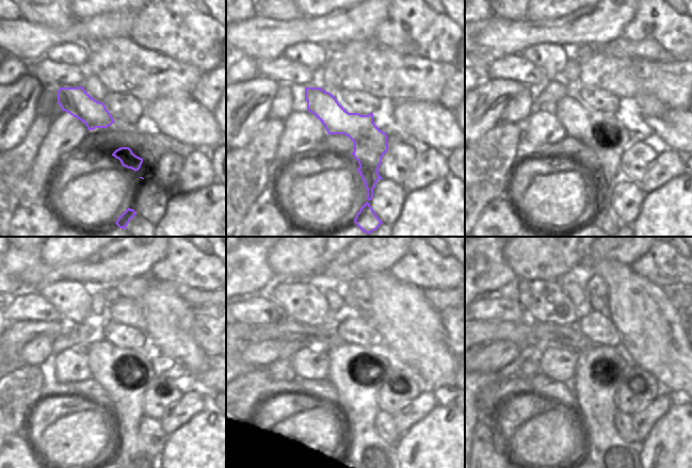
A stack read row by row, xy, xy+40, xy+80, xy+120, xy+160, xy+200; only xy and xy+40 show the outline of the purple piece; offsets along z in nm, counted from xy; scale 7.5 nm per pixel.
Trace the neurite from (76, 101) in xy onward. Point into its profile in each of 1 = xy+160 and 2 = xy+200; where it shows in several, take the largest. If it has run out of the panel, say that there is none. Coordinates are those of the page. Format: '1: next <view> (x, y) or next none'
1: next xy+160 (353, 369)
2: next xy+200 (594, 387)

